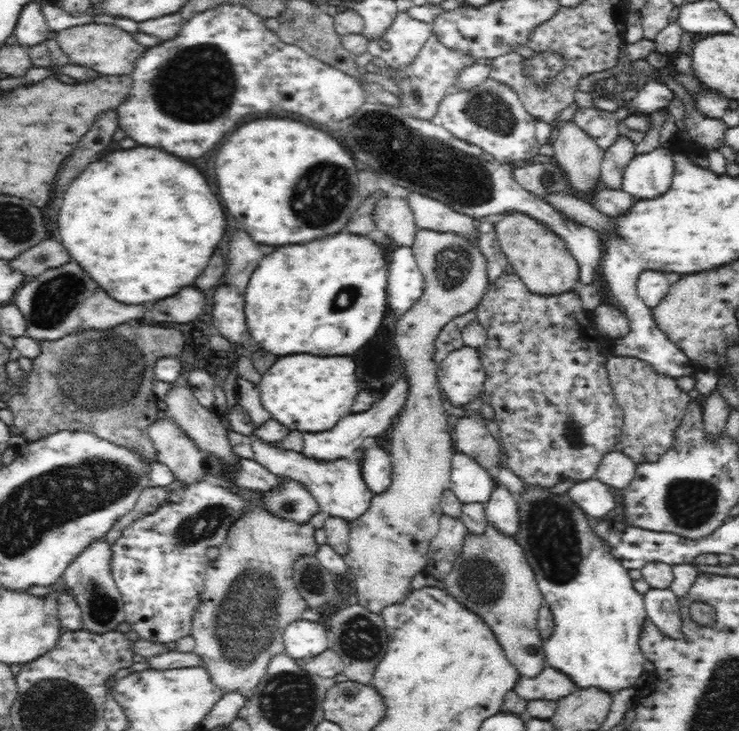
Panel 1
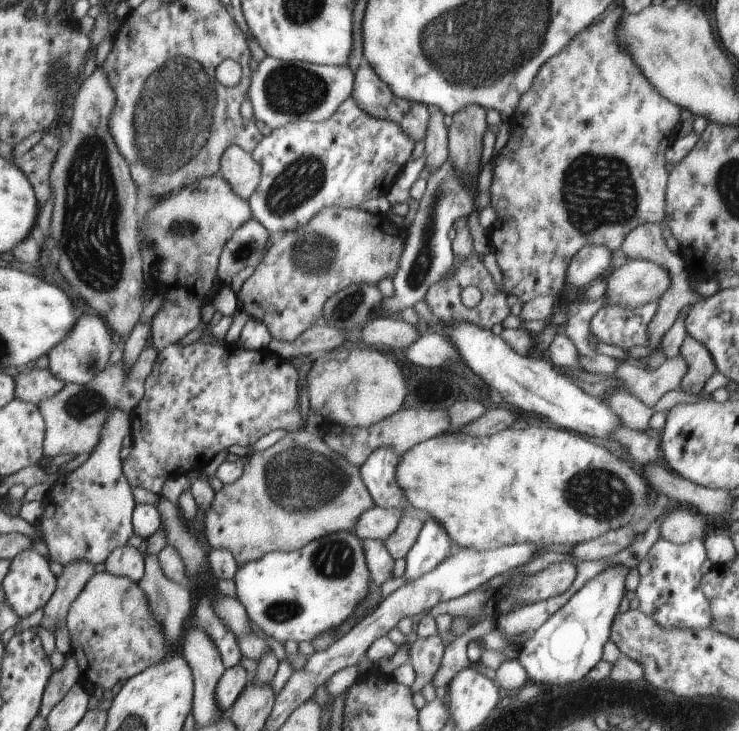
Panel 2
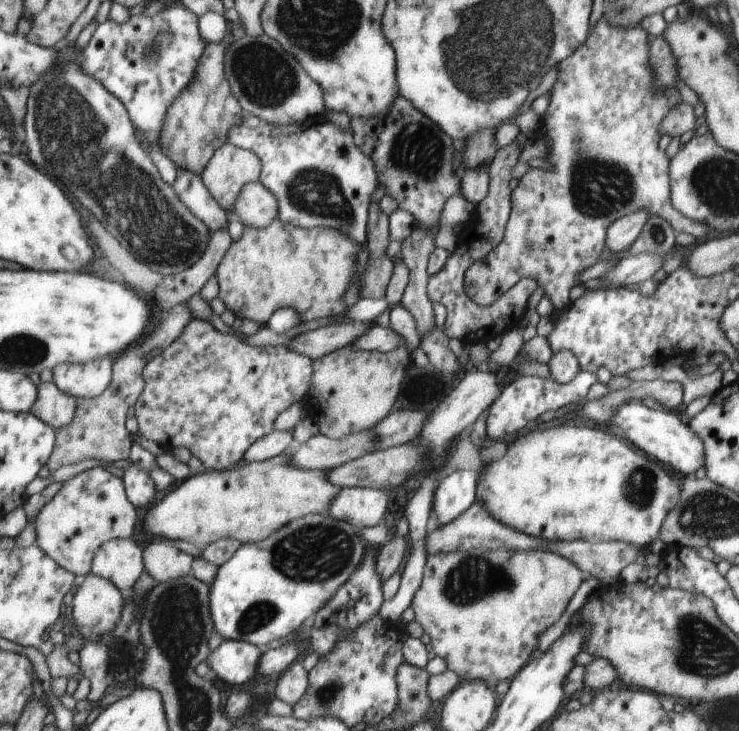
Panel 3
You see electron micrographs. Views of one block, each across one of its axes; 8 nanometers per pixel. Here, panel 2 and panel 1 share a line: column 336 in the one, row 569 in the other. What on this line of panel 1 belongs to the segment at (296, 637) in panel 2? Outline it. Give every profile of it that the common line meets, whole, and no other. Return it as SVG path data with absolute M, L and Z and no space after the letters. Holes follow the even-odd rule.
M526 485L524 492L516 495L515 499L518 503L518 510L520 511L521 523L519 531L514 537L516 542L523 548L529 566L534 572L539 590L542 592L543 601L553 615L554 630L548 640L543 642L547 666L561 670L566 676L571 678L571 681L574 682L577 688L590 688L590 686L593 686L593 688L602 688L604 692L613 695L616 692L620 692L621 689L635 687L637 680L645 677L644 662L646 658L642 654L642 649L640 649L640 634L642 634L643 622L649 618L645 610L644 596L634 589L634 581L628 576L629 570L620 565L619 561L610 554L607 544L604 544L603 540L593 533L591 529L592 519L577 504L571 501L567 493L553 494L549 488Z

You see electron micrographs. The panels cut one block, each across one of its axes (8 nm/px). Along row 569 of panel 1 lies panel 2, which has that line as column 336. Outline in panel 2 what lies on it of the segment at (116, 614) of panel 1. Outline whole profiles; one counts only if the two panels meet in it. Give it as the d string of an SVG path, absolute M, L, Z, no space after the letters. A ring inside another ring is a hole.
M266 55L251 72L247 97L261 126L280 129L293 121L325 122L351 97L355 74L349 66L329 66L306 61L284 61Z

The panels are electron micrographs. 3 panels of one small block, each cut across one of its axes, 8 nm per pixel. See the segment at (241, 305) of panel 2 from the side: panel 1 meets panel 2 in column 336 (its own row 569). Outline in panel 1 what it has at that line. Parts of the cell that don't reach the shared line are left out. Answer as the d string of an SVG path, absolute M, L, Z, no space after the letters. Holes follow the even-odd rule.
M235 486L235 487L236 487L235 490L237 490L237 492L232 491L232 493L236 493L236 495L240 495L240 497L244 497L244 499L255 500L252 502L252 503L254 503L254 506L252 506L252 510L250 510L250 512L246 512L246 514L242 514L242 518L238 518L238 520L236 520L236 522L234 522L234 524L232 524L232 526L230 526L229 532L225 536L225 541L219 546L219 548L220 548L219 556L216 559L214 559L213 561L211 561L210 566L208 566L208 569L206 570L205 588L203 590L203 593L201 594L201 601L199 602L199 606L197 607L196 613L194 614L194 617L192 619L191 636L194 638L194 641L195 641L194 652L196 654L198 654L198 657L202 657L202 667L204 667L204 669L206 669L206 671L208 671L208 674L210 675L210 679L212 679L212 683L214 683L214 685L220 687L220 689L224 690L224 694L232 692L232 691L240 691L240 693L242 693L242 695L244 695L244 697L246 697L246 699L247 699L247 704L245 706L248 706L248 703L250 702L250 700L252 700L251 696L253 695L253 690L256 688L256 686L258 686L258 683L261 681L261 678L264 677L265 674L267 673L268 663L270 662L270 659L273 656L276 656L277 654L285 653L285 645L283 644L284 630L286 630L287 626L291 622L301 619L303 612L308 607L308 604L305 602L305 599L301 595L299 595L299 590L295 588L295 583L293 582L294 561L298 557L303 557L306 555L314 555L314 557L315 557L315 554L317 553L317 550L318 550L318 547L320 546L320 544L318 544L318 542L316 542L316 539L314 536L316 529L309 522L306 522L304 524L298 524L297 522L292 522L291 520L284 520L283 518L278 518L277 516L270 514L265 508L263 508L263 506L261 506L261 494L259 494L259 491L250 490L249 488L246 488L245 490L244 490L244 488L238 489L238 488L242 488L242 486Z

